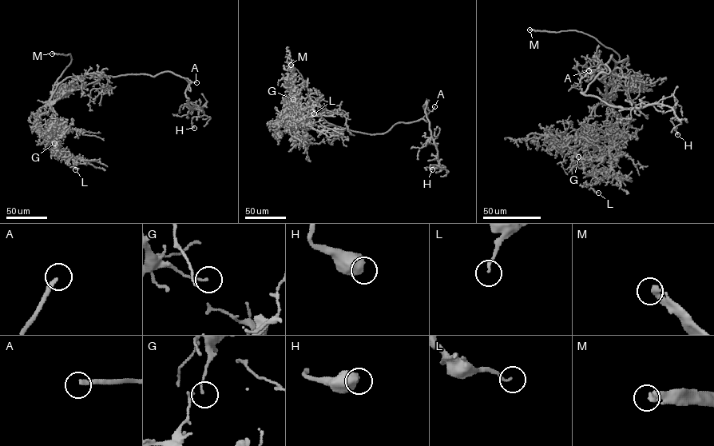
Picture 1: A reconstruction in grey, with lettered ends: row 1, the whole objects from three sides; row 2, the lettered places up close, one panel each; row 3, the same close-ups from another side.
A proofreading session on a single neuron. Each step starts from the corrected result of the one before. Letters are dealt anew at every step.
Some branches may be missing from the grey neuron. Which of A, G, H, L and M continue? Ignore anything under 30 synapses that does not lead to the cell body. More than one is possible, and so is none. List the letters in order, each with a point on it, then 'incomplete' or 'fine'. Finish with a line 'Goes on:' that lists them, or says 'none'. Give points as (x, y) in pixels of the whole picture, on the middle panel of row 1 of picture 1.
A: place (434, 106); fine
G: place (293, 99); fine
H: place (432, 169); fine
L: place (314, 113); fine
M: place (291, 65); incomplete
Goes on: M

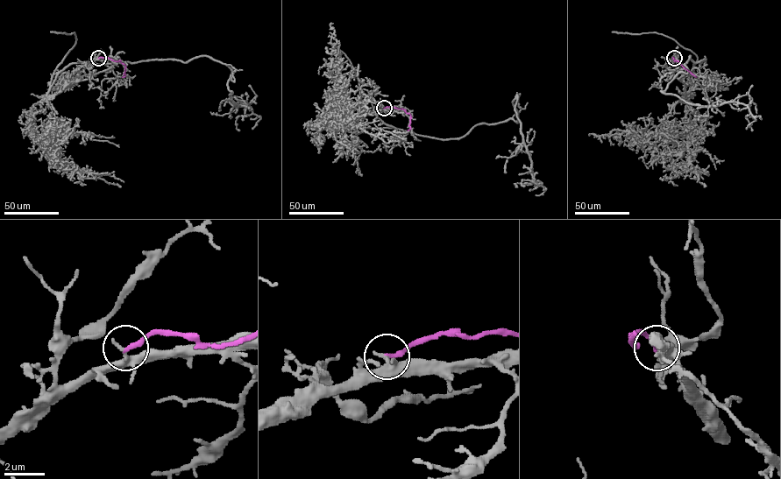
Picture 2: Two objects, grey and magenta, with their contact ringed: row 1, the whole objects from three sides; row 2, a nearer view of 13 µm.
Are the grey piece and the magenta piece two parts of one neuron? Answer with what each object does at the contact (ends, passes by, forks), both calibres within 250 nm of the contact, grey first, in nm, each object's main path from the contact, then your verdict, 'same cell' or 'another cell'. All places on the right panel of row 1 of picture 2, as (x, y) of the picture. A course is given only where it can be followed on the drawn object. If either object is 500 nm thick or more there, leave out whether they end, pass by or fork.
grey passes by; magenta ends there; 200 nm thick on the grey side, 240 nm on the other; grey runs (674, 58), (687, 96), (693, 61), (706, 59), (690, 56), (688, 72), (662, 91), (745, 104), (752, 130); magenta runs (674, 58), (696, 77); another cell

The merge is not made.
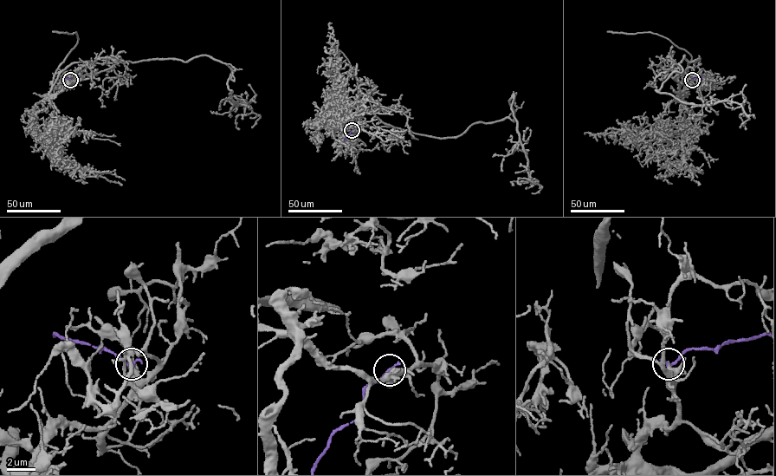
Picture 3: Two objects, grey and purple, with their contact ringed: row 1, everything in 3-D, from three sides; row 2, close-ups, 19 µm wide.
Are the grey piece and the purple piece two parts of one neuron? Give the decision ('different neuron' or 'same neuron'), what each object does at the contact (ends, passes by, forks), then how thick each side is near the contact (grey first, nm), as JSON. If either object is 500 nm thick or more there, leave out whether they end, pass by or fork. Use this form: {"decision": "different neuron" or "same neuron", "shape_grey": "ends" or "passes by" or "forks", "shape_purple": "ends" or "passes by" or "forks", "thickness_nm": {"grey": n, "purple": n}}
{"decision": "different neuron", "shape_grey": "forks", "shape_purple": "ends", "thickness_nm": {"grey": 280, "purple": 220}}

